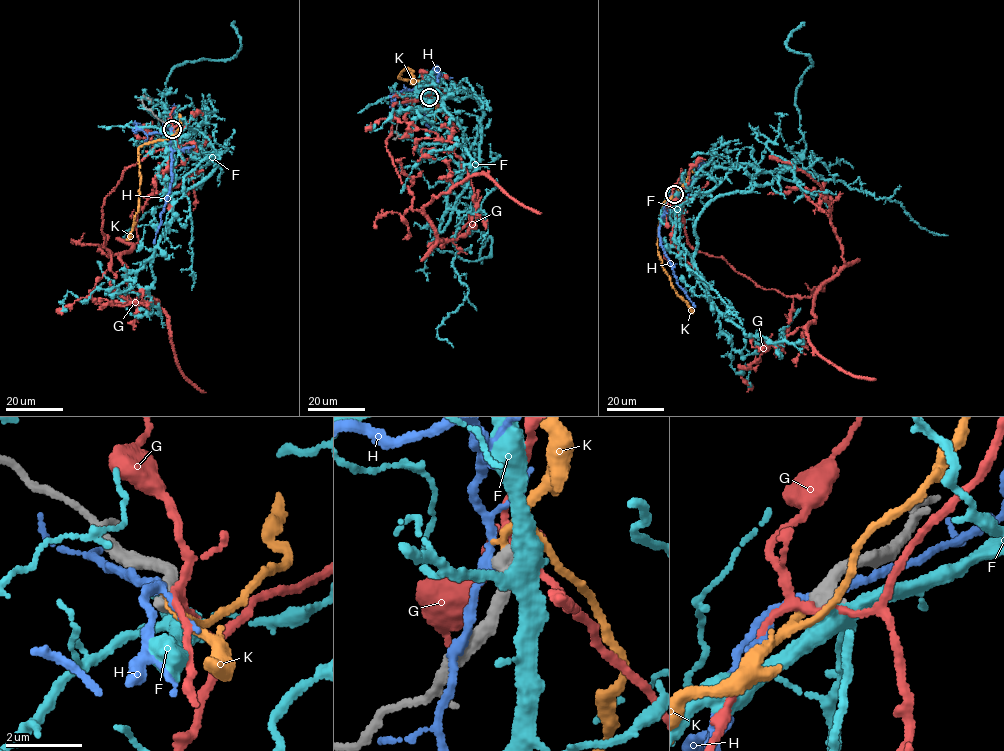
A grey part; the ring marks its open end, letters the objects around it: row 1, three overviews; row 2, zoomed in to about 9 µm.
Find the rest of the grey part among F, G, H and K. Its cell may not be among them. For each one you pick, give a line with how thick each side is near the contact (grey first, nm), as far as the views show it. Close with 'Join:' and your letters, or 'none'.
K: 500 nm thick on the grey side, 220 nm on the other
Join: K

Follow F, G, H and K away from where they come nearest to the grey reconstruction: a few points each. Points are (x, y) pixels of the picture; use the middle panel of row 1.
F: (430, 98), (428, 118), (459, 176), (429, 244), (477, 261), (489, 256), (489, 237), (483, 245), (482, 263)
G: (430, 97), (393, 105), (386, 140), (412, 208), (423, 212), (467, 176), (454, 144), (395, 118), (371, 122)
H: (428, 98), (427, 87), (437, 66), (438, 82)
K: (429, 97), (432, 89), (428, 83), (398, 78), (404, 69), (413, 70), (410, 83)

